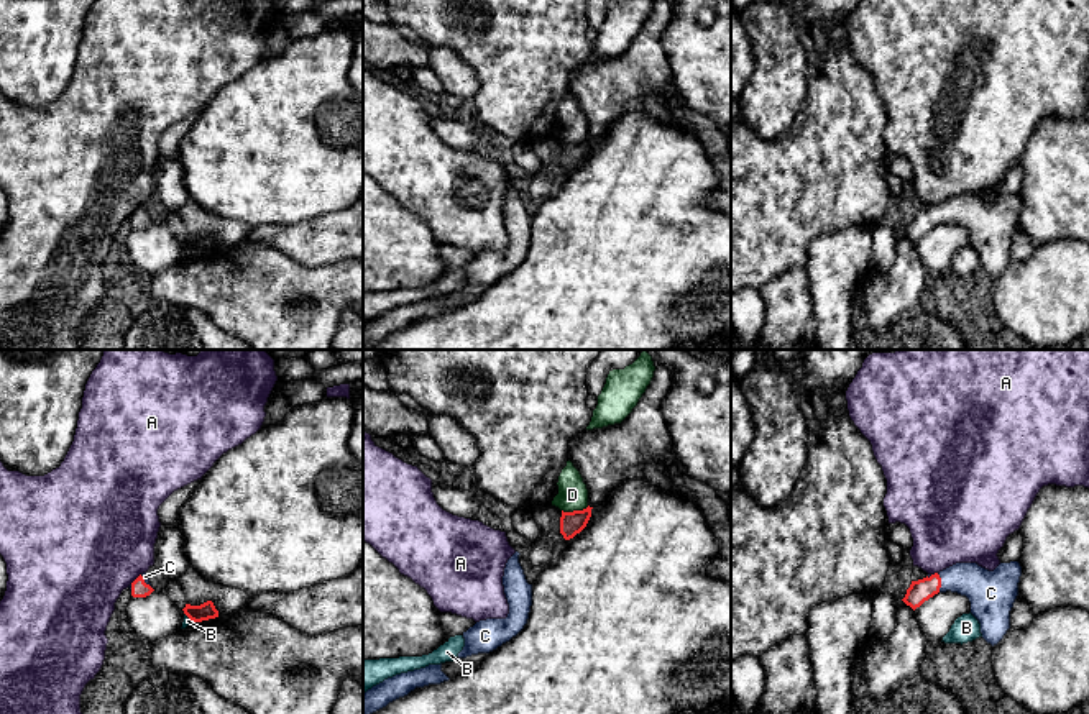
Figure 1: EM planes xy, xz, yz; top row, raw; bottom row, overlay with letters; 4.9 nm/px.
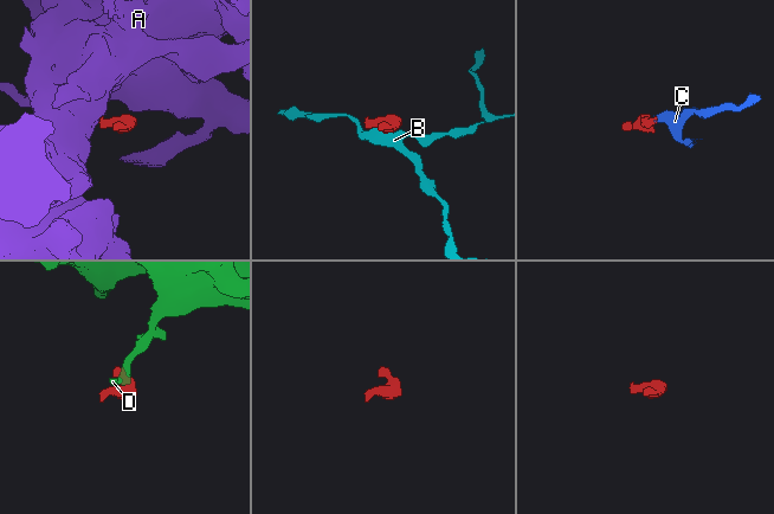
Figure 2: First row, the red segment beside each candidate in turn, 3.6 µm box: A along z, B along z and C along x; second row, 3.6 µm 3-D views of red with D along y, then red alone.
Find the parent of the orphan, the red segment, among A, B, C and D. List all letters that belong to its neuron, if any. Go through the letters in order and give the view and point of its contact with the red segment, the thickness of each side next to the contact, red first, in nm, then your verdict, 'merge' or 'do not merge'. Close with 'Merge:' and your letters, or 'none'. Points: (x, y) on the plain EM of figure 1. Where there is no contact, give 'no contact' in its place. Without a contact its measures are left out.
A: meets red in xy at (137, 210); 80 nm thick on the red side, 500 nm on the other; do not merge
B: meets red in xy at (189, 250); 90 nm thick on the red side, 40 nm on the other; do not merge
C: meets red in yz at (940, 215); 110 nm thick on the red side, 220 nm on the other; merge
D: meets red in xz at (575, 143); 110 nm thick on the red side, 140 nm on the other; do not merge
Merge: C

